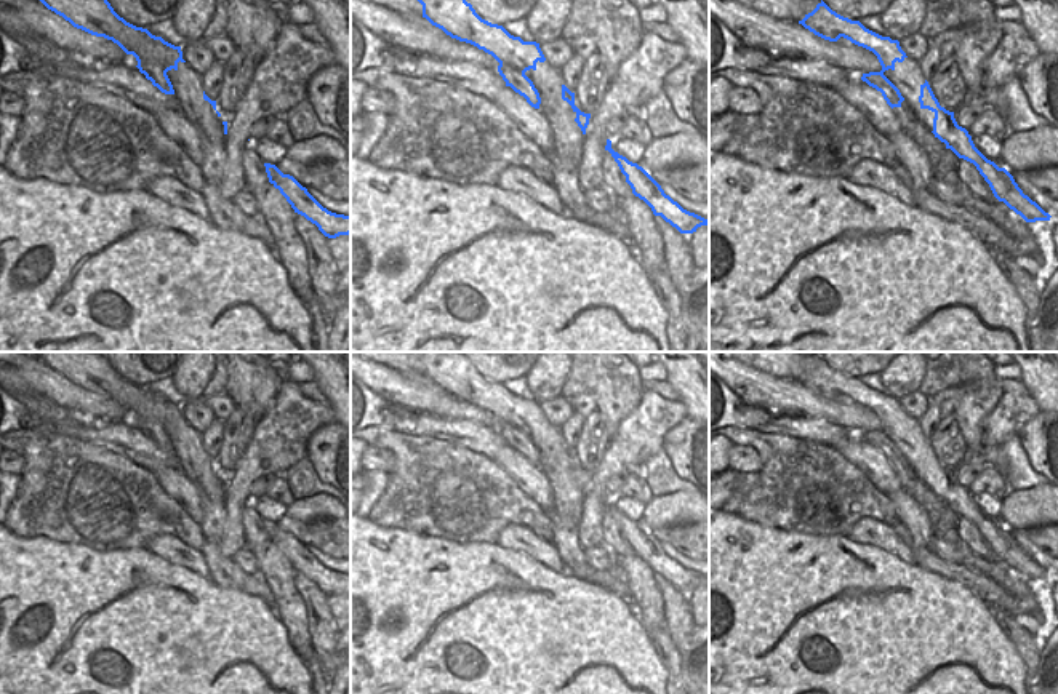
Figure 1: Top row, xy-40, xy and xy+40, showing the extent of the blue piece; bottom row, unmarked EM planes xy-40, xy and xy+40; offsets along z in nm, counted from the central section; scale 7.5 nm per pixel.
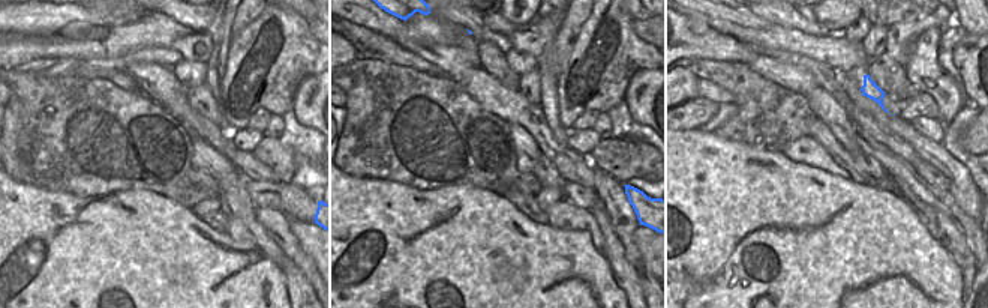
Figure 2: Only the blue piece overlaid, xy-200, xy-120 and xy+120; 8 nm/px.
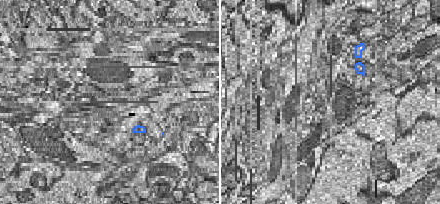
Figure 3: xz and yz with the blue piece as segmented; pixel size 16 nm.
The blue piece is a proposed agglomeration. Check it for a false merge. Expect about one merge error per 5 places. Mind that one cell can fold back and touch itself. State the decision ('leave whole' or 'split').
leave whole

